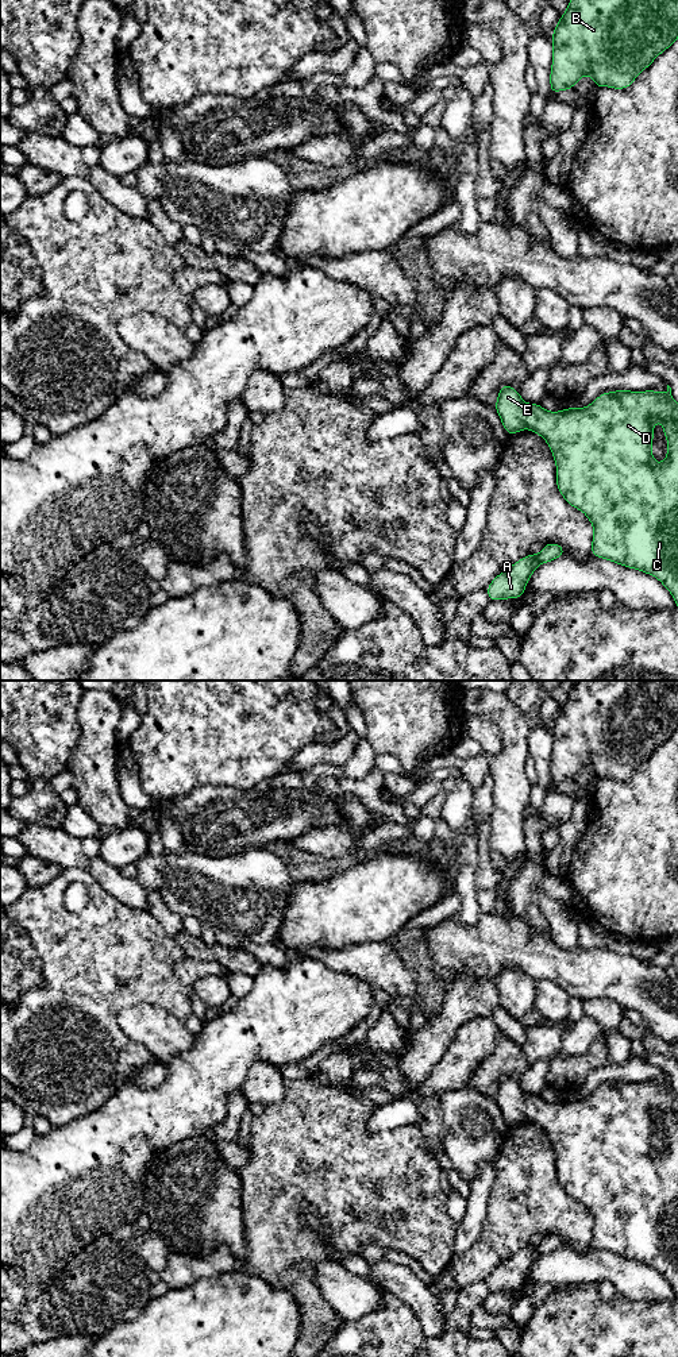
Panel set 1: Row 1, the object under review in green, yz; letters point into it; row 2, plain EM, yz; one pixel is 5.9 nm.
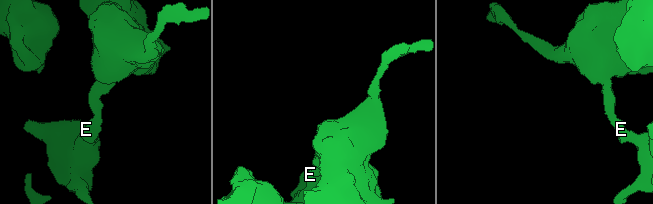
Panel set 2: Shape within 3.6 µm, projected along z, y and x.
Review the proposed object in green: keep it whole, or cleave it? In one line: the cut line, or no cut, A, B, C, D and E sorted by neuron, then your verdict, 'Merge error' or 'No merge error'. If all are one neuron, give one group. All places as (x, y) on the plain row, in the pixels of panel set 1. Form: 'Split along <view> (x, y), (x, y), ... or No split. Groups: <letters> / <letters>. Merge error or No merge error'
Split along yz (526, 1095), (524, 1118). Groups: A C D / B E. Merge error

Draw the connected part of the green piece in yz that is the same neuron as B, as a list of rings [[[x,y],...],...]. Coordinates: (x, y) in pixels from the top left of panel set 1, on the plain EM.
[[[577,681],[551,729],[550,784],[573,780],[585,766],[593,768],[596,779],[627,780],[678,730],[678,681]]]

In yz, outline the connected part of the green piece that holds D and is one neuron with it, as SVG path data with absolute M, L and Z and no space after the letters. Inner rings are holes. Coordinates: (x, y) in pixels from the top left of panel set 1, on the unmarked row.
M667 1076L666 1084L656 1082L632 1083L615 1082L601 1084L589 1098L566 1099L559 1103L548 1103L540 1095L525 1095L524 1117L527 1121L542 1127L556 1156L556 1179L565 1192L573 1199L582 1202L593 1217L592 1248L604 1249L628 1260L636 1260L659 1271L670 1283L678 1300L678 1095L673 1091L671 1079ZM654 1114L663 1115L663 1126L666 1127L669 1140L663 1154L656 1154L652 1149Z

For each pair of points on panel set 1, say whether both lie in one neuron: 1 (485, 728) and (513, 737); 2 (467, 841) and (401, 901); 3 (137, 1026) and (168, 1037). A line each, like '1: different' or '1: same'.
1: different
2: different
3: same

